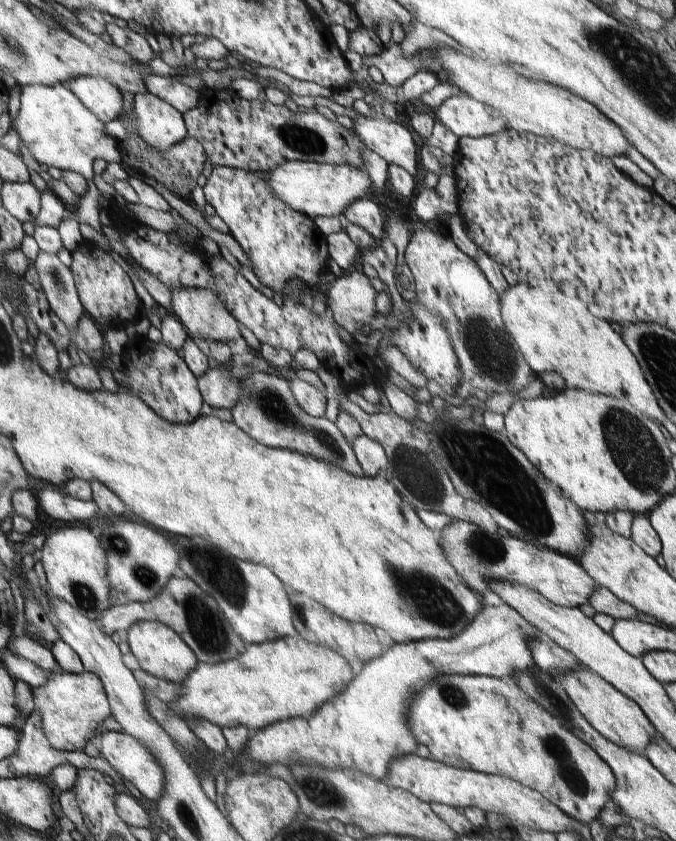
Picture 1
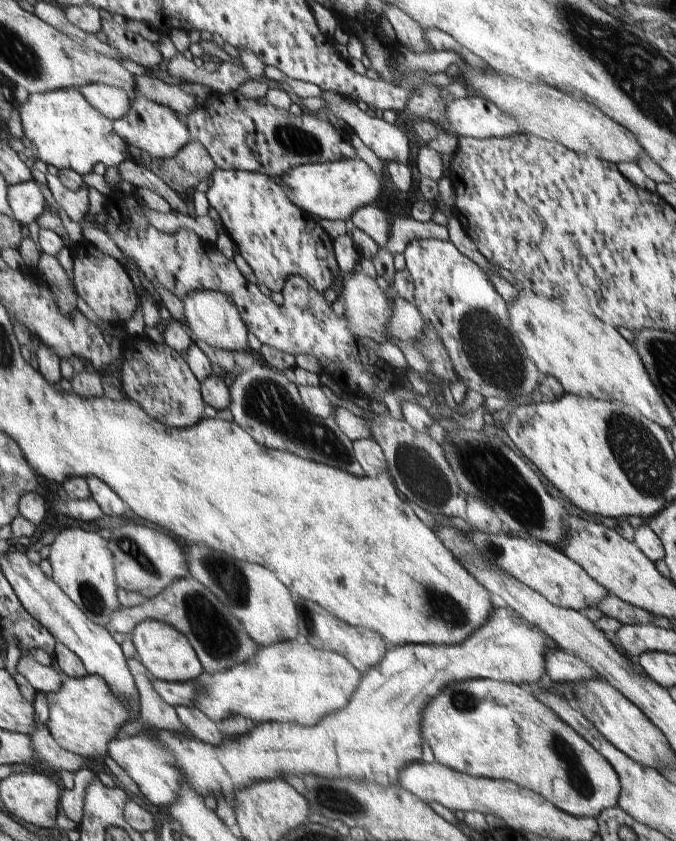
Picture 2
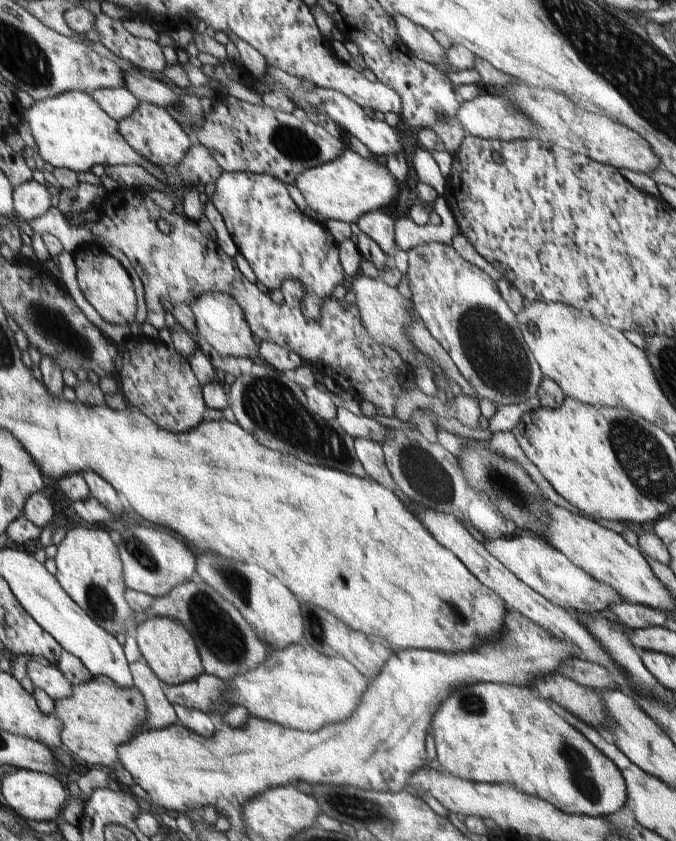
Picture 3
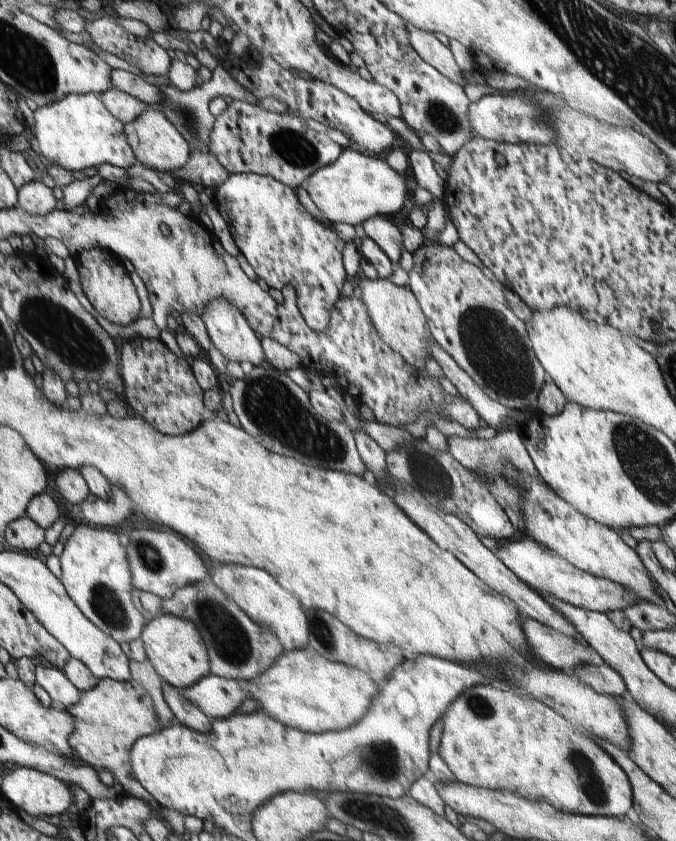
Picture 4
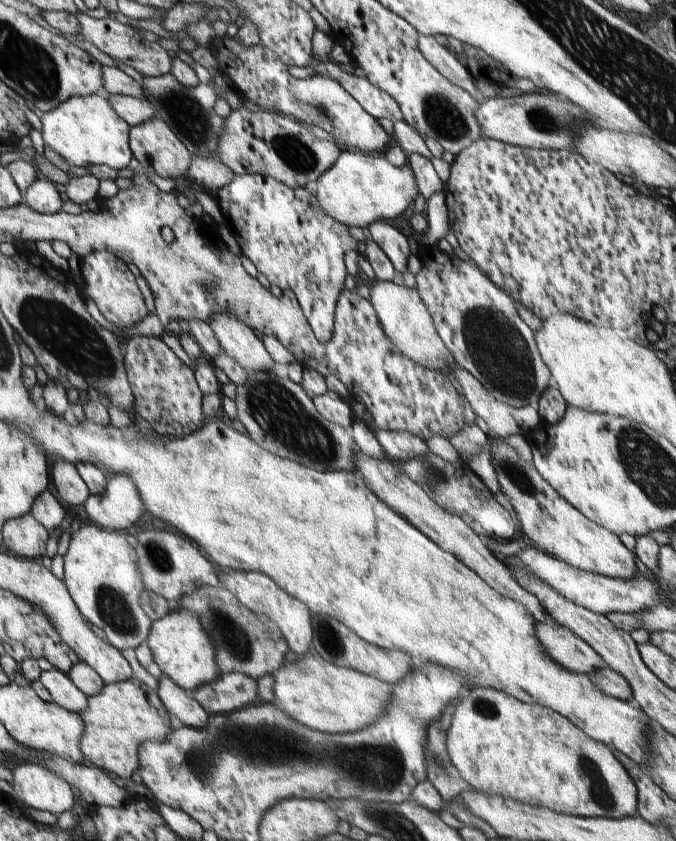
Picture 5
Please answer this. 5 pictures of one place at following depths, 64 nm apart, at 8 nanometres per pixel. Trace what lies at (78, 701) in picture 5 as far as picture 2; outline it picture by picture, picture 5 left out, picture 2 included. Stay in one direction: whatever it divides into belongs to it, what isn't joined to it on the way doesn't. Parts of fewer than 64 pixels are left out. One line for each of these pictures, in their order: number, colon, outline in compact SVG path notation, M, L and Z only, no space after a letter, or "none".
2: M21 654L17 666L15 666L17 674L21 674L27 682L31 682L31 686L39 692L39 694L47 694L47 692L55 692L61 686L61 672L53 666L41 666L37 664L29 654Z
3: M29 658L25 662L25 676L31 680L33 688L43 690L51 700L69 696L69 684L57 670L57 666L43 666L37 658Z
4: M35 662L33 666L33 680L35 684L47 692L47 696L51 698L53 706L57 710L63 710L69 704L77 702L77 690L75 686L63 676L63 670L59 668L49 668L49 666L39 666Z

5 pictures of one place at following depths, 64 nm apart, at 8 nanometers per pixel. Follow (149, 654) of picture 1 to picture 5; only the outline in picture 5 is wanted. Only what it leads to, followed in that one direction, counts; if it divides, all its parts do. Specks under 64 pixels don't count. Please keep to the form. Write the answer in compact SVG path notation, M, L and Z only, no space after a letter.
M169 610L163 618L155 620L151 624L145 644L149 646L153 662L159 666L163 676L167 676L171 682L175 682L179 688L183 688L189 694L195 688L209 684L219 676L211 640L201 628L201 622L197 620L197 616L187 610Z

